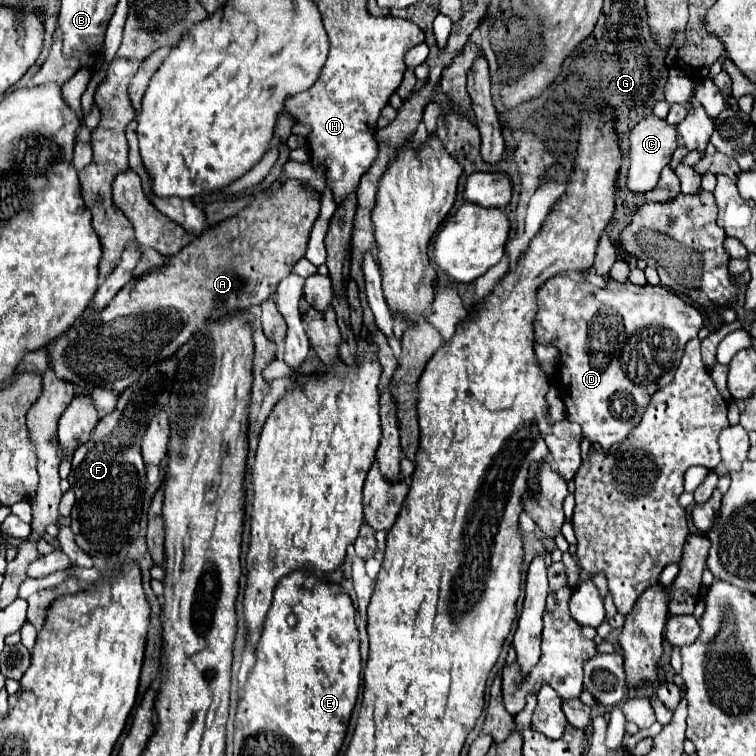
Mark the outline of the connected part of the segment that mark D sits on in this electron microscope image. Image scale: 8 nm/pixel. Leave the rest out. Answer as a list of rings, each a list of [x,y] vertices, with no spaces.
[[[557,274],[537,290],[537,304],[535,340],[553,344],[559,350],[559,392],[565,402],[567,418],[581,424],[583,438],[591,444],[601,444],[603,450],[625,440],[641,422],[653,392],[657,392],[659,378],[677,368],[685,344],[703,328],[701,312],[667,288],[649,284],[635,286],[631,282],[621,284],[613,278],[607,278],[605,288],[597,288],[587,280],[573,280],[567,274]]]

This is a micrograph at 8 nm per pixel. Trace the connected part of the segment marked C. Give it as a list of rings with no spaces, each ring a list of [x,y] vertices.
[[[647,116],[641,120],[629,134],[629,172],[627,172],[627,188],[631,192],[647,192],[653,190],[663,166],[671,162],[671,156],[677,148],[677,128],[669,126],[665,120],[655,116]]]

